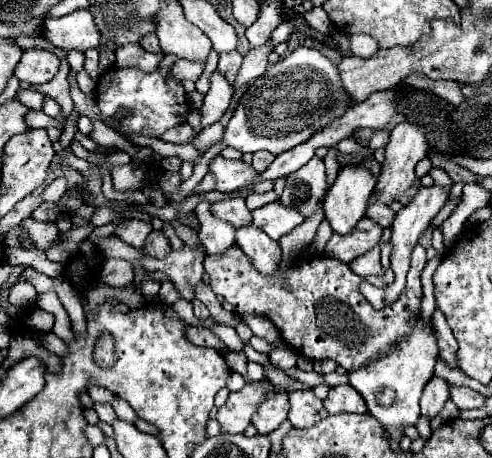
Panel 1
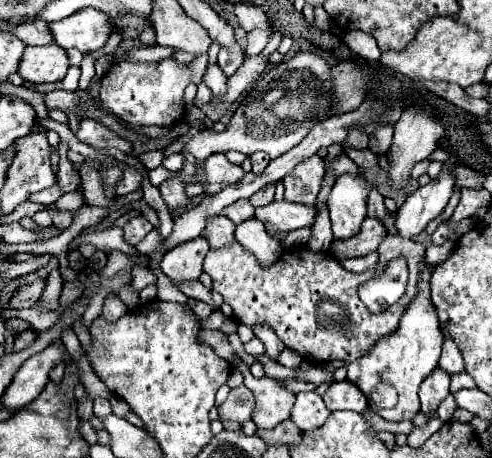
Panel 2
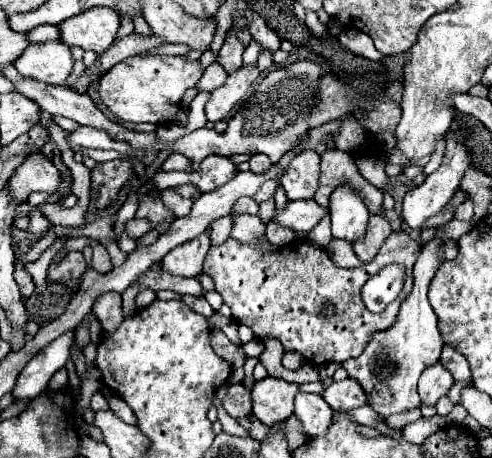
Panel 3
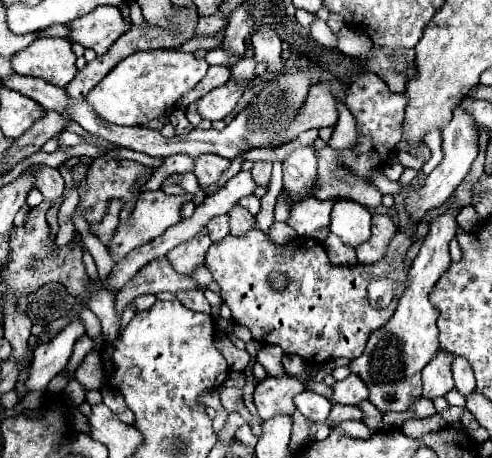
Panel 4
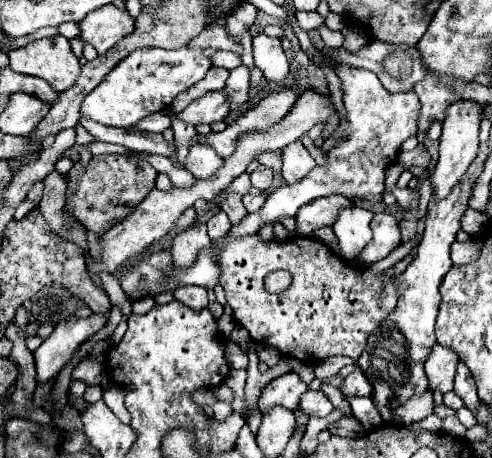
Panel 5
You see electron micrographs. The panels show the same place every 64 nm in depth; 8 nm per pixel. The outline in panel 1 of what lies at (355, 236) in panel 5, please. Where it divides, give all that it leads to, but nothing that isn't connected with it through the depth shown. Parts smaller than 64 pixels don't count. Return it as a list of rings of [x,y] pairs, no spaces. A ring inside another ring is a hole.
[[[342,166],[324,196],[324,214],[334,232],[348,234],[364,218],[376,178],[366,166]]]

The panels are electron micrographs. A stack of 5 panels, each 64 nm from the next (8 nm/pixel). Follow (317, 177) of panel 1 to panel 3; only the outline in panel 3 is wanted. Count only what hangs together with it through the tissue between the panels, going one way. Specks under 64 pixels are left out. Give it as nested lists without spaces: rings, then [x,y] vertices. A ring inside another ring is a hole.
[[[302,152],[292,160],[288,172],[280,178],[288,200],[310,200],[318,190],[320,178],[320,156],[312,152]]]

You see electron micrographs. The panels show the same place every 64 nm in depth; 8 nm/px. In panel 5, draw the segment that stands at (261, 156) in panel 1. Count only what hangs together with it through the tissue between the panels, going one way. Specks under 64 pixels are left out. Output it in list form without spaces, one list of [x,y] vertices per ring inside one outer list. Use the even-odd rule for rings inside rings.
[[[258,166],[258,168],[250,174],[250,178],[252,178],[252,186],[264,192],[264,190],[268,190],[270,184],[272,184],[272,170],[270,170],[268,166]]]

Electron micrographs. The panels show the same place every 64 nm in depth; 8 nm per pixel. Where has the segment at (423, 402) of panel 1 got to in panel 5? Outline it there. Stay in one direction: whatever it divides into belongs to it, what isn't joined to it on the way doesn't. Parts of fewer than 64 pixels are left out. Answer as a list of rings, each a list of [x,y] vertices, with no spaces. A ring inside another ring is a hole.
[[[436,344],[432,348],[432,356],[426,360],[426,378],[428,378],[428,390],[438,390],[442,394],[450,392],[454,388],[454,374],[456,374],[456,352],[450,348],[444,348]]]

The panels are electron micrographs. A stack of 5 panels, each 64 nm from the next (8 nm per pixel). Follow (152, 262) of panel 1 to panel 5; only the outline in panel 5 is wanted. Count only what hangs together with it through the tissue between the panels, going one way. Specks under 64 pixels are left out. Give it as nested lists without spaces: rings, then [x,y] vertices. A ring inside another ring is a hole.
[[[198,224],[182,234],[176,236],[174,244],[172,244],[172,260],[174,260],[174,266],[176,268],[188,268],[194,264],[196,256],[200,250],[208,248],[210,246],[210,238],[206,234],[206,224]]]

